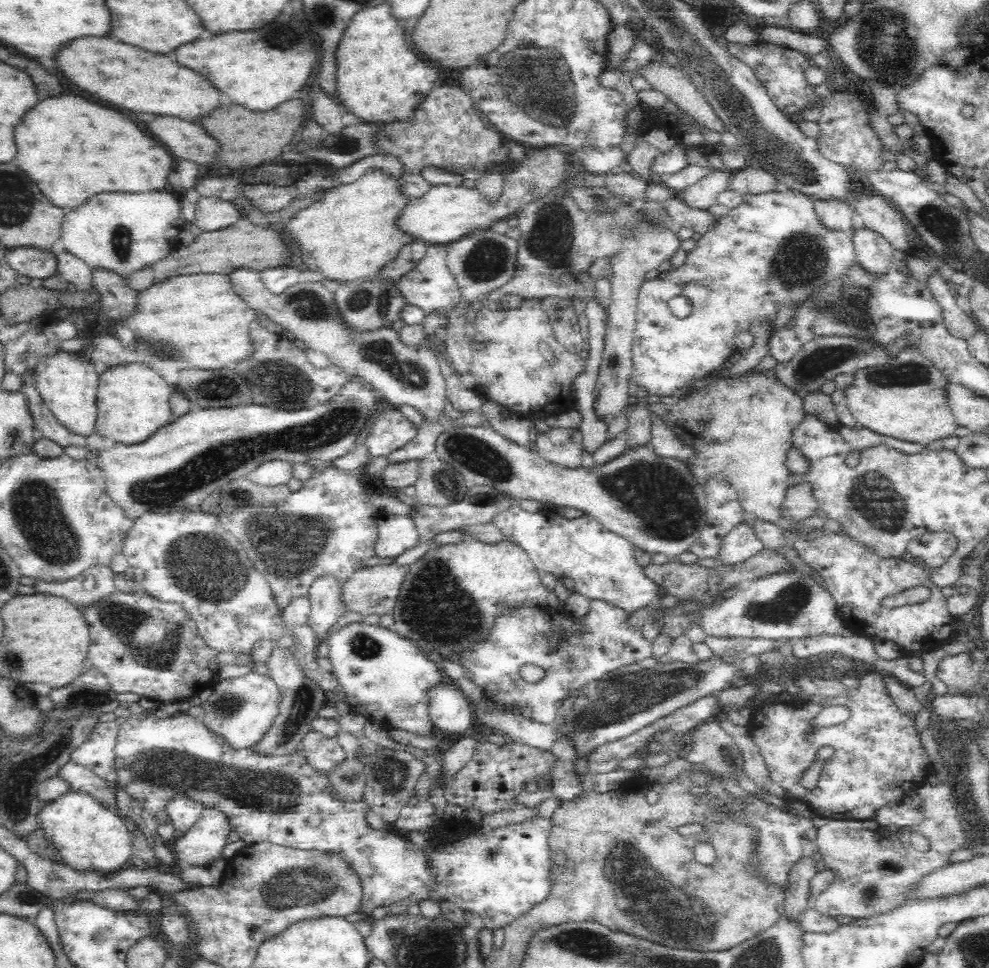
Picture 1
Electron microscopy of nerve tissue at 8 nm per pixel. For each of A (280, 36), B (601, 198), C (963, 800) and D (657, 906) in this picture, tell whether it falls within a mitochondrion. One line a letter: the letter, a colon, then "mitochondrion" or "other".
A: mitochondrion
B: mitochondrion
C: other
D: mitochondrion

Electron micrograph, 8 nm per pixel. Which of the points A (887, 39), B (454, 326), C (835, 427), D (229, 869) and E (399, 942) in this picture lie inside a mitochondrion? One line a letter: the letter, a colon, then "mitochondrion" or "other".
A: mitochondrion
B: other
C: other
D: other
E: mitochondrion

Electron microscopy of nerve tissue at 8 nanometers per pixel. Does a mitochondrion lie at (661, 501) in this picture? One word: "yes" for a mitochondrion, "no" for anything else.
yes

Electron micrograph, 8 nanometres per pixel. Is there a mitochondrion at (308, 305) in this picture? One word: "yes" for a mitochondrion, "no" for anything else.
yes

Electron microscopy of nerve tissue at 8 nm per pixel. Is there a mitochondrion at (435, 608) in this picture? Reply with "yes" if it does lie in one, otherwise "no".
yes

